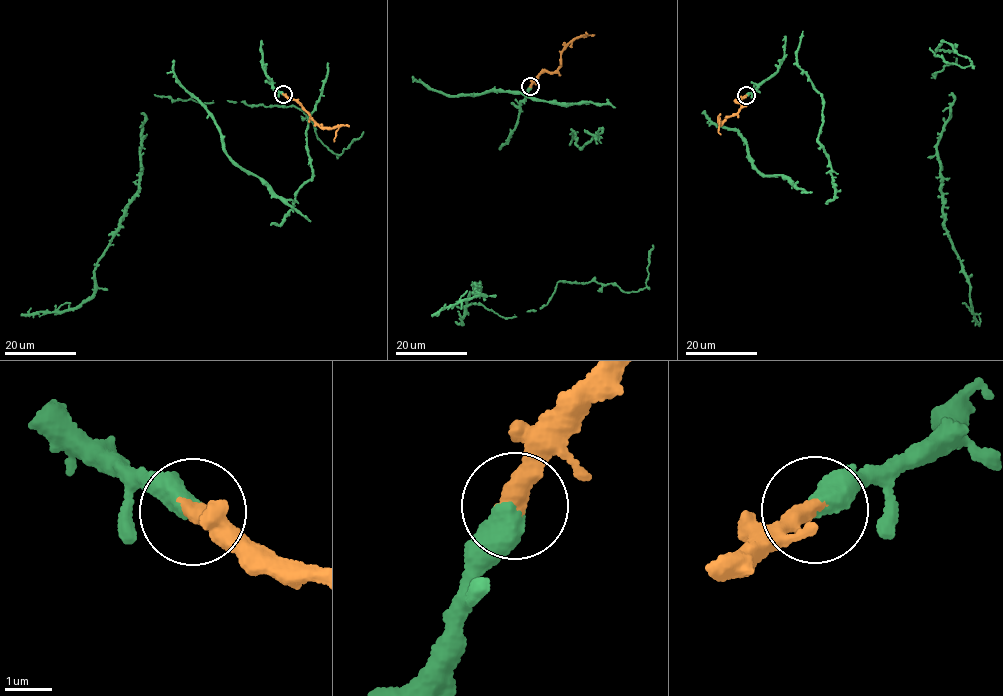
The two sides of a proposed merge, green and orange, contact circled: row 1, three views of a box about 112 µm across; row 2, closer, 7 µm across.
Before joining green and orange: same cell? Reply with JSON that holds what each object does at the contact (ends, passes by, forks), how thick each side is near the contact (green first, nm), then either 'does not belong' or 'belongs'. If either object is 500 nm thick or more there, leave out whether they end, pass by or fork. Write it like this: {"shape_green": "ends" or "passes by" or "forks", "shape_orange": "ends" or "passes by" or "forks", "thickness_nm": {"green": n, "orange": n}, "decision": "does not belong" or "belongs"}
{"thickness_nm": {"green": 500, "orange": 400}, "decision": "belongs"}

